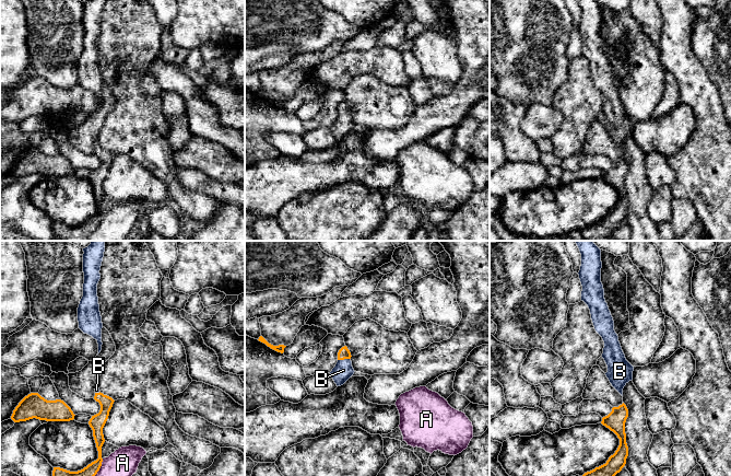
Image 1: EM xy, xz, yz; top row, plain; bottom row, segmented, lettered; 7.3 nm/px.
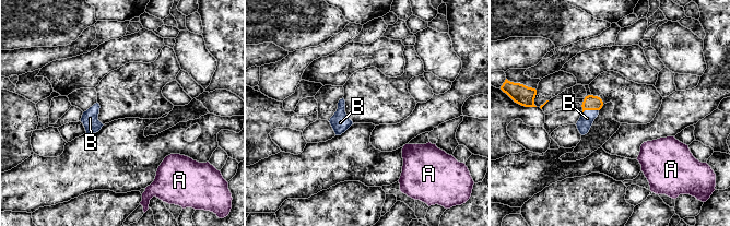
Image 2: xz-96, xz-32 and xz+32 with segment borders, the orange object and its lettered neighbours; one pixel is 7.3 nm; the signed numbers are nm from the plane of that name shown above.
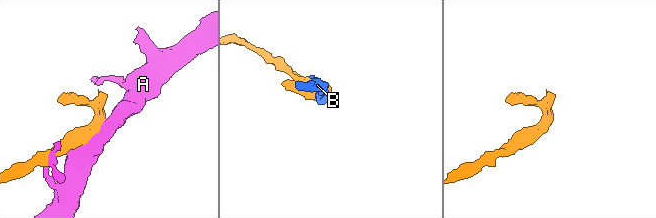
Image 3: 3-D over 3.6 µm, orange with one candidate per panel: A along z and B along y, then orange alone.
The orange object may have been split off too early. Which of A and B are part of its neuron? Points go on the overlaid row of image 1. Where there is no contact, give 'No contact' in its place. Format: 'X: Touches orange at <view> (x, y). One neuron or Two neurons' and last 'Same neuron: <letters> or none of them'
A: Touches orange at xy (99, 467). Two neurons
B: Touches orange at xz (343, 359). One neuron
Same neuron: B

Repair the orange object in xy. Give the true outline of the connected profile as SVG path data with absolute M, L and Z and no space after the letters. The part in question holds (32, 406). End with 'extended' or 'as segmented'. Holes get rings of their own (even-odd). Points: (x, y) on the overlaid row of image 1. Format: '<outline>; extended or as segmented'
M31 393L19 403L11 419L14 422L33 418L46 421L70 421L74 419L74 416L71 408L63 400L47 400L38 393Z; as segmented

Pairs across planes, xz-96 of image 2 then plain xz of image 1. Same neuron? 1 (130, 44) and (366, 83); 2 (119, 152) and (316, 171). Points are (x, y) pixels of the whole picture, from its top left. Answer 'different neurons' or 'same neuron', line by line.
1: different neurons
2: same neuron

